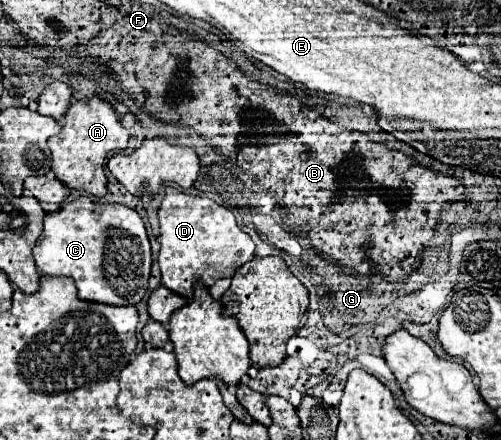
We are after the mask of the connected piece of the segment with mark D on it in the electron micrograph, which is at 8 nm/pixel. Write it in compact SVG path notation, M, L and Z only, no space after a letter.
M167 187L159 209L159 221L161 283L181 297L191 299L193 285L197 281L211 287L217 279L233 277L239 265L255 257L255 243L237 227L235 215L227 207L221 207L207 197L193 197L177 191L175 187Z

